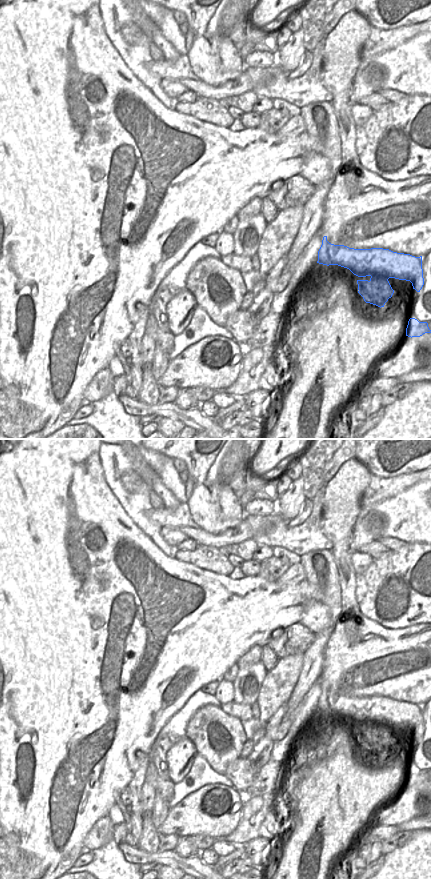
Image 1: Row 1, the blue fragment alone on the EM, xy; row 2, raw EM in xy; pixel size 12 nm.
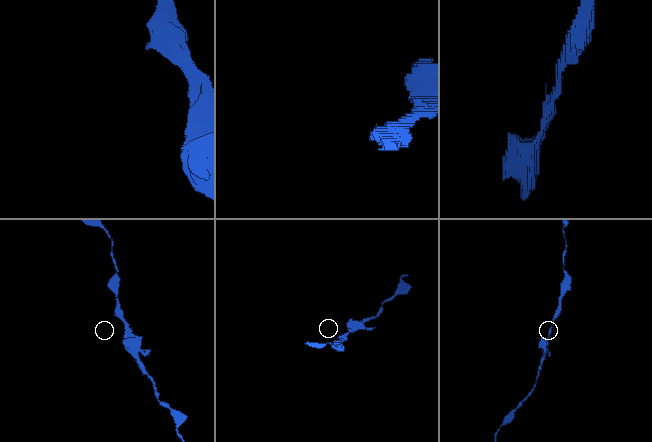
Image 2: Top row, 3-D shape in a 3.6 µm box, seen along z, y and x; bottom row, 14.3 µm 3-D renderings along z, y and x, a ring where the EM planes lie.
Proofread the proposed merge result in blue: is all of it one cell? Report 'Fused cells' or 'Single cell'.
Single cell

